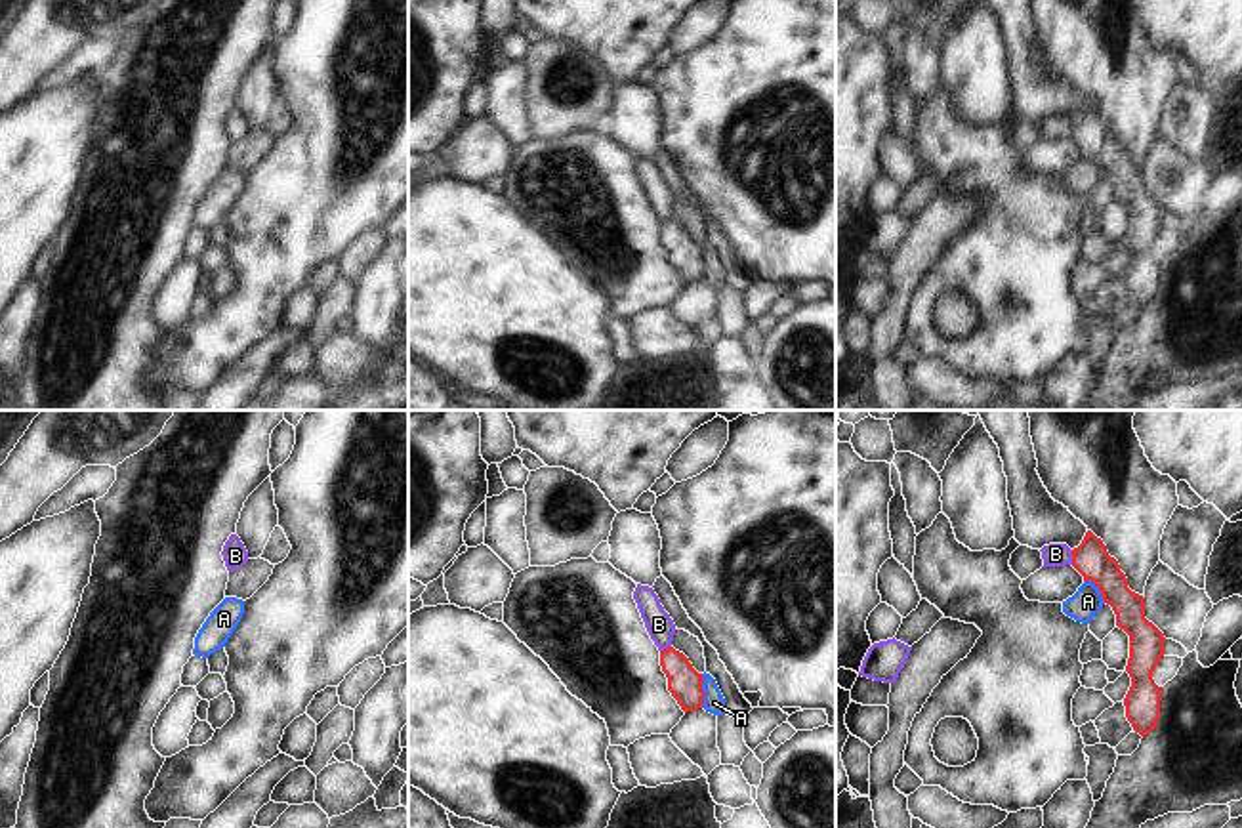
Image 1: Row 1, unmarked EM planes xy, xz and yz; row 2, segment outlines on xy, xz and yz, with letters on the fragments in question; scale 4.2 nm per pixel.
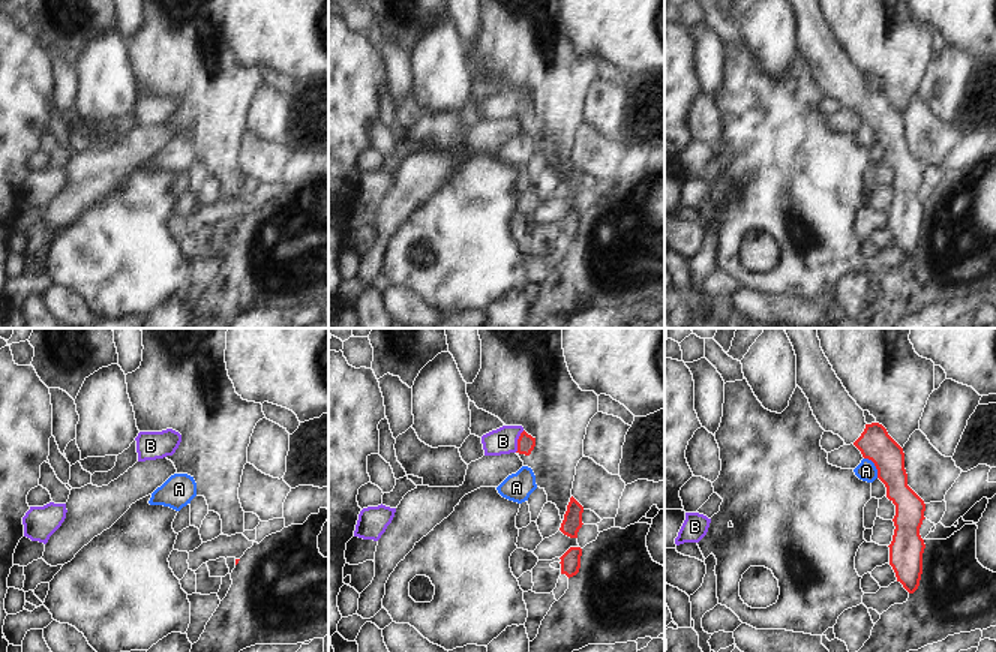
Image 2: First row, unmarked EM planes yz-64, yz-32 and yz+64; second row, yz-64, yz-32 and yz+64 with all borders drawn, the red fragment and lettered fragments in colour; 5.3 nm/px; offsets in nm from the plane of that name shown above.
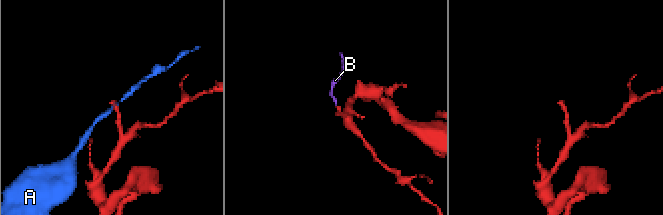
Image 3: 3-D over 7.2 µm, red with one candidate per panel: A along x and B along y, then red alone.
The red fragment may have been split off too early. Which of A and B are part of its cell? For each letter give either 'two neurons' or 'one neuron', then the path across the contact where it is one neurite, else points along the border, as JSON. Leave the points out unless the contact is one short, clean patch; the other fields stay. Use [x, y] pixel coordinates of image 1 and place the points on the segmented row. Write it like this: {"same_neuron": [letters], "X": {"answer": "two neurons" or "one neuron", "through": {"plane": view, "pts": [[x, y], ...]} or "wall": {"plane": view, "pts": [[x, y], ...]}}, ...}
{"same_neuron": [], "A": {"answer": "two neurons", "wall": {"plane": "xz", "pts": [[701, 674], [703, 706]]}}, "B": {"answer": "two neurons", "wall": {"plane": "yz", "pts": [[1071, 550], [1073, 563]]}}}

